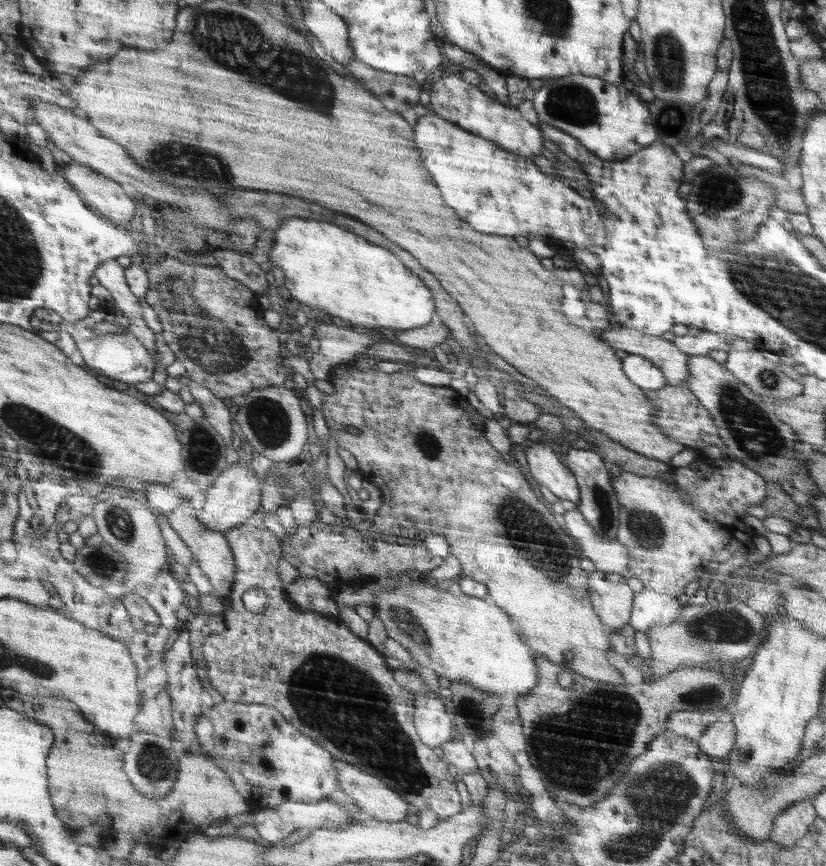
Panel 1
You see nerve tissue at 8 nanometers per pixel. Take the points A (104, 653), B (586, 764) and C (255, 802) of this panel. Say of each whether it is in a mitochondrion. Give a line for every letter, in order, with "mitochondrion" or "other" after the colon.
A: other
B: mitochondrion
C: other

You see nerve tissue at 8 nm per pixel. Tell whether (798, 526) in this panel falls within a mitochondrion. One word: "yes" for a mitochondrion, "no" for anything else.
no

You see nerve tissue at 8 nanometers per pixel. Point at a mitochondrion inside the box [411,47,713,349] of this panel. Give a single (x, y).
(572, 102)

